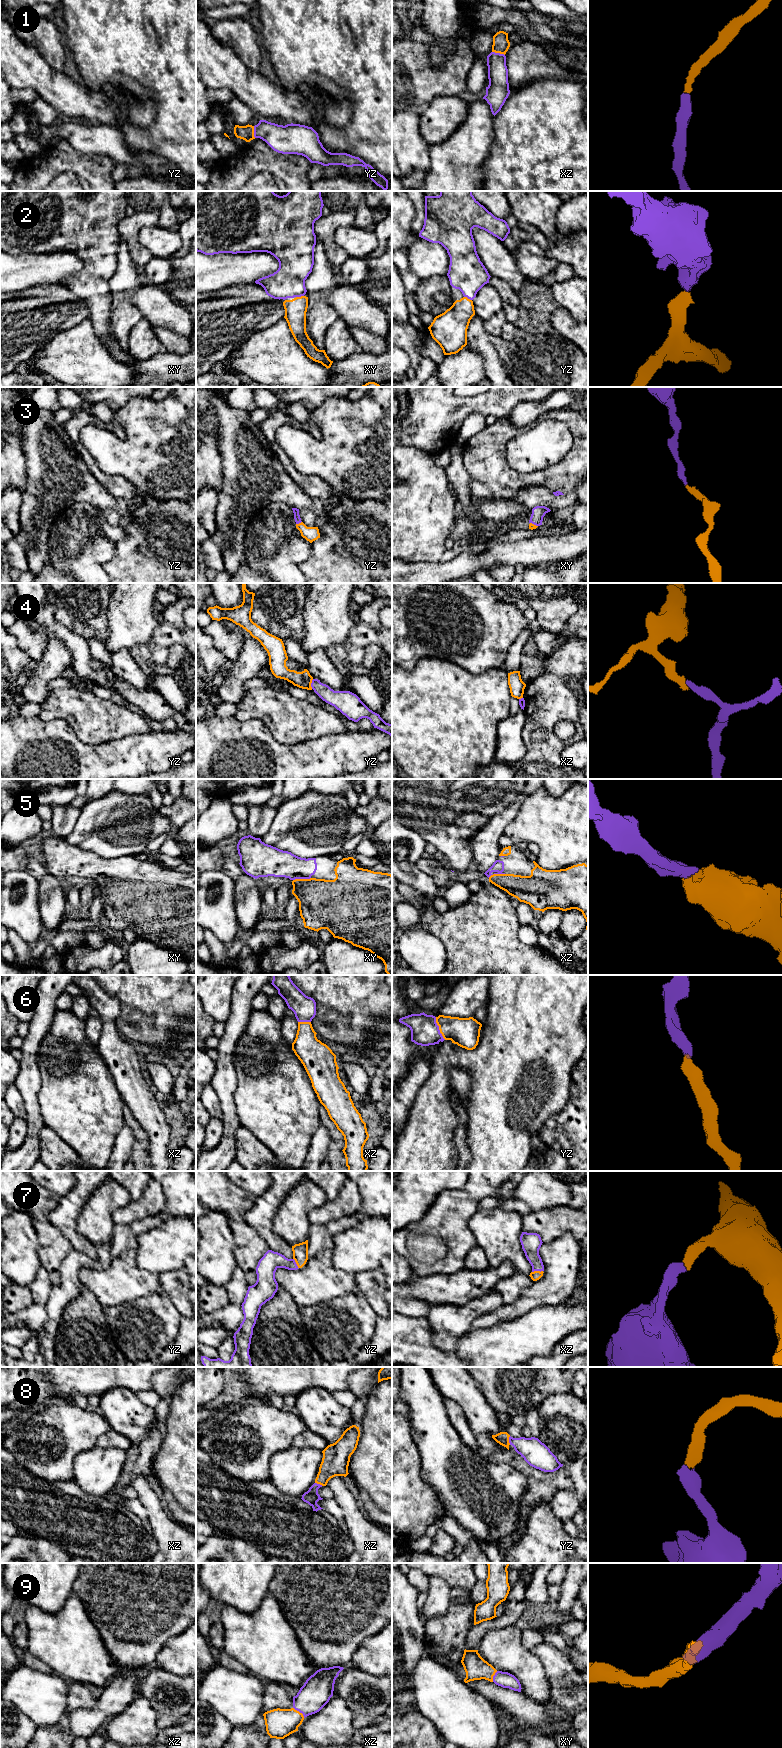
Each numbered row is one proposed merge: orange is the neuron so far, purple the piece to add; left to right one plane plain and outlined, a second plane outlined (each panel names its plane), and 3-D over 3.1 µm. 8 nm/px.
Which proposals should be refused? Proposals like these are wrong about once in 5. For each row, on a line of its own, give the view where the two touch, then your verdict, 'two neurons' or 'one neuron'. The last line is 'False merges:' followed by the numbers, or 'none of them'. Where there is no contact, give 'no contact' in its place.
1: xz | one neuron
2: xy | one neuron
3: yz | one neuron
4: yz | two neurons
5: xy | one neuron
6: yz | one neuron
7: xz | one neuron
8: yz | one neuron
9: xz | one neuron
False merges: 4

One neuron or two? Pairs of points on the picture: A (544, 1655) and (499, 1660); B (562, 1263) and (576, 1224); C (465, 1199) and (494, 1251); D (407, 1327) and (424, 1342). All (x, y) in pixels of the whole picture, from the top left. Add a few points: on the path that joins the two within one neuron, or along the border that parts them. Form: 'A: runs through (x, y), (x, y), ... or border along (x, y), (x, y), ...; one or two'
A: border along (530, 1651), (541, 1663), (547, 1677); two
B: border along (577, 1239), (571, 1233), (564, 1233), (550, 1242); two
C: border along (478, 1210), (468, 1222), (468, 1227), (475, 1238); two
D: runs through (411, 1331), (420, 1340); one

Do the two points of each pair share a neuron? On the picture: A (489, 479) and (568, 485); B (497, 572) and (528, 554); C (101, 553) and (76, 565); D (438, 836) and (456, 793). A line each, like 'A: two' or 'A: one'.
A: one
B: two
C: two
D: one

